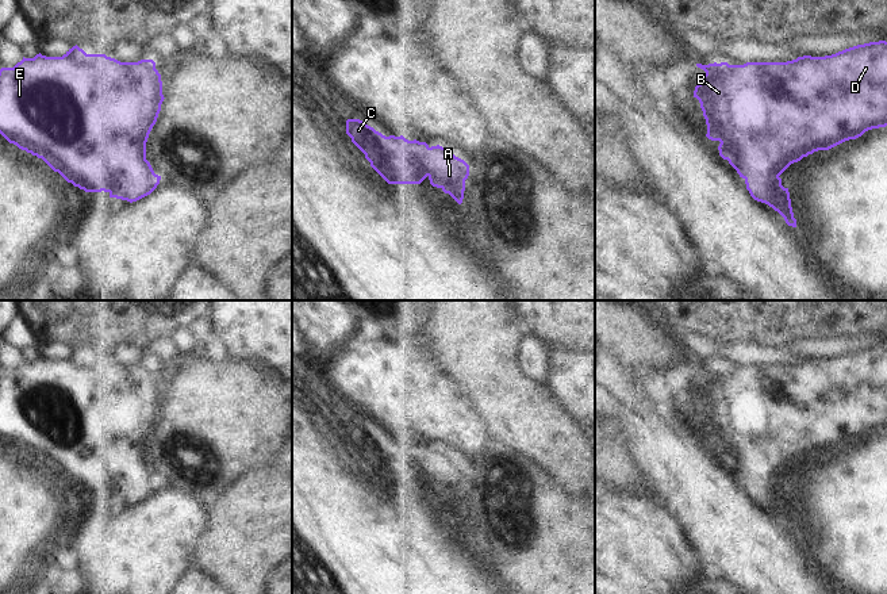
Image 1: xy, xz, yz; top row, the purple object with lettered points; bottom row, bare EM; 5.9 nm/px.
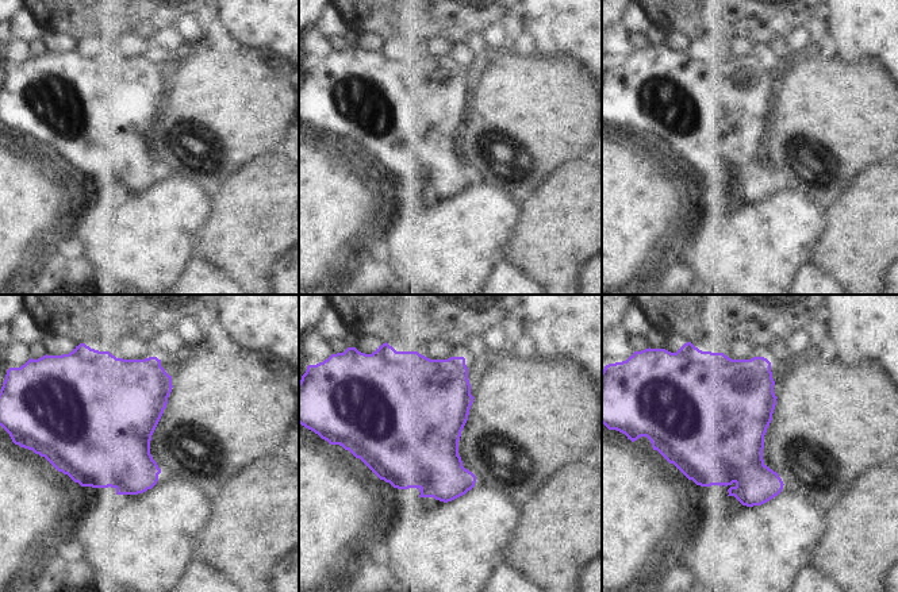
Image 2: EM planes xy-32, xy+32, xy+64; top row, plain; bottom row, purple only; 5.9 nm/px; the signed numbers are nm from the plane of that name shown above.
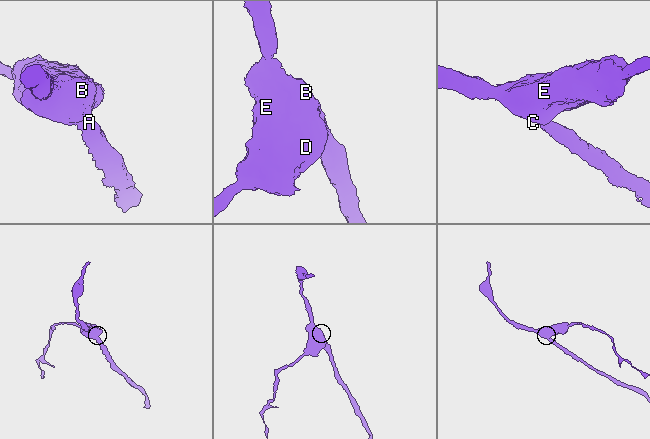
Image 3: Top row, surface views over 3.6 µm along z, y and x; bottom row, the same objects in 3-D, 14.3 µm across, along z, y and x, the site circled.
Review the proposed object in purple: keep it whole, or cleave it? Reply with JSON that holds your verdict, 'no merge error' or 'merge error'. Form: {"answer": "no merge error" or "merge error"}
{"answer": "no merge error"}

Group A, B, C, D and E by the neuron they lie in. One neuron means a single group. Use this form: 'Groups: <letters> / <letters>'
Groups: A B C D E

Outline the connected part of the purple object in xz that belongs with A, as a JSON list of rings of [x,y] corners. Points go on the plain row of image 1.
[[[360,422],[346,424],[346,437],[365,457],[370,470],[388,487],[421,487],[427,480],[433,490],[441,491],[445,497],[449,497],[458,507],[462,506],[465,483],[469,479],[469,468],[456,460],[449,452],[439,448],[430,451],[426,445],[416,442],[408,444],[403,438],[385,440]]]

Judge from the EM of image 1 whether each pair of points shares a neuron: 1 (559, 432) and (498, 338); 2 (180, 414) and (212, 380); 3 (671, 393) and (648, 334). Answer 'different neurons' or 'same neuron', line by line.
1: same neuron
2: same neuron
3: same neuron

